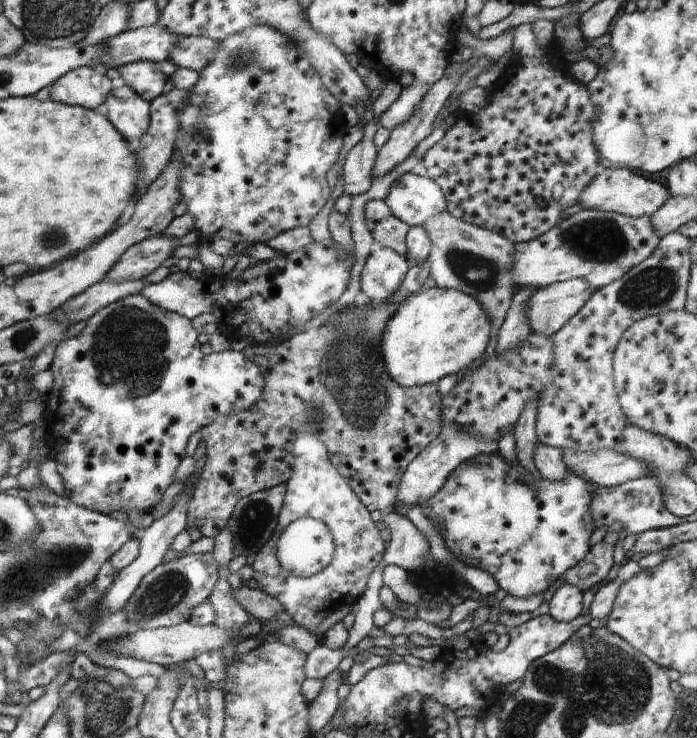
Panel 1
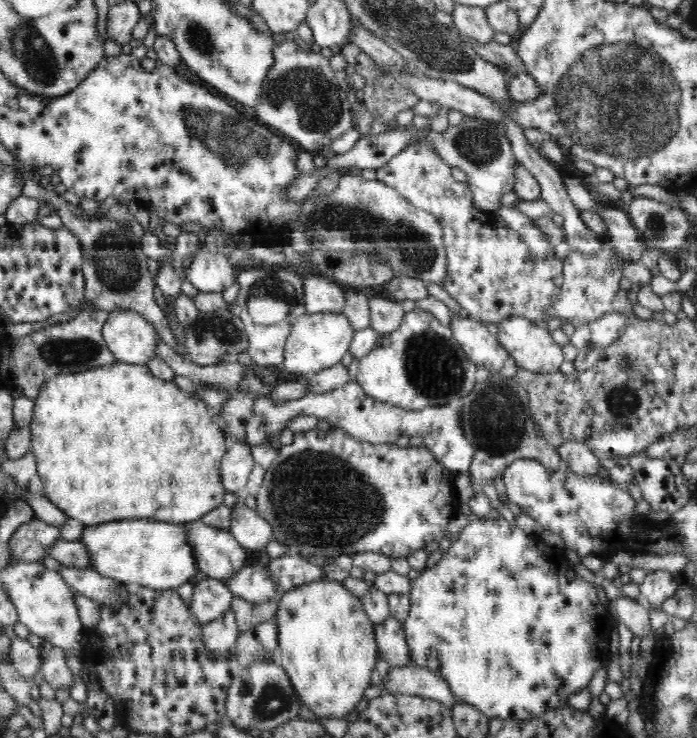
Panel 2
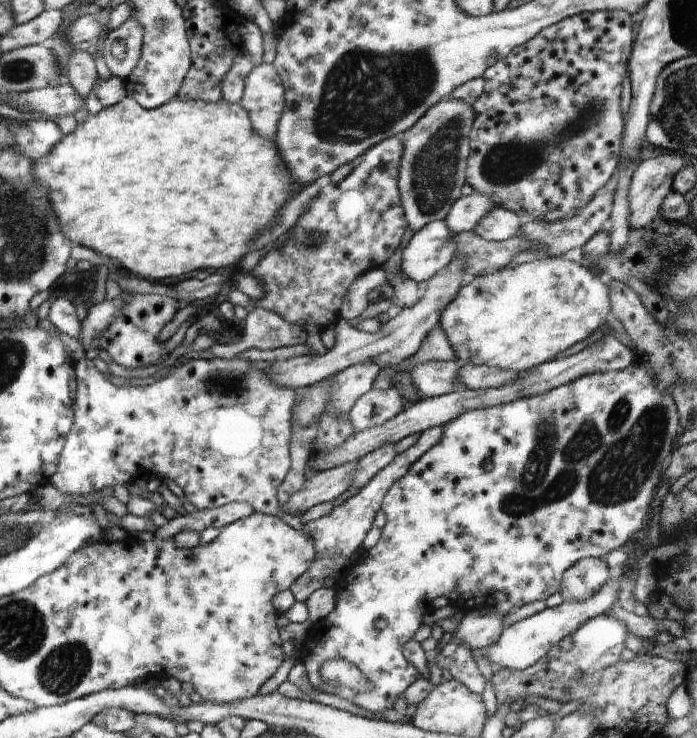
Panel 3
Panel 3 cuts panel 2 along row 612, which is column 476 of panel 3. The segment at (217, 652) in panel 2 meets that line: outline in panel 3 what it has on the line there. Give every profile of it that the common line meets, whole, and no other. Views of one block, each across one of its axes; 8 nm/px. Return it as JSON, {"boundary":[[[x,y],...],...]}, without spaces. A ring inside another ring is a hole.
{"boundary":[[[494,207],[482,217],[474,232],[484,240],[502,242],[517,234],[522,220],[515,212]]]}

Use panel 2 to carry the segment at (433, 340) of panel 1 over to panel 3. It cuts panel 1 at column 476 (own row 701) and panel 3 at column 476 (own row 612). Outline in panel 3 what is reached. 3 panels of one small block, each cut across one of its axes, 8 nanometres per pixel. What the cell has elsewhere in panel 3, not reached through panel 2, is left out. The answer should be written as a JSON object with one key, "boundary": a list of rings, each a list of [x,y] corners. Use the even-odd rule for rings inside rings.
{"boundary":[[[544,256],[475,276],[443,308],[439,325],[463,366],[488,365],[523,374],[588,338],[610,312],[608,287],[596,272],[581,263]]]}

